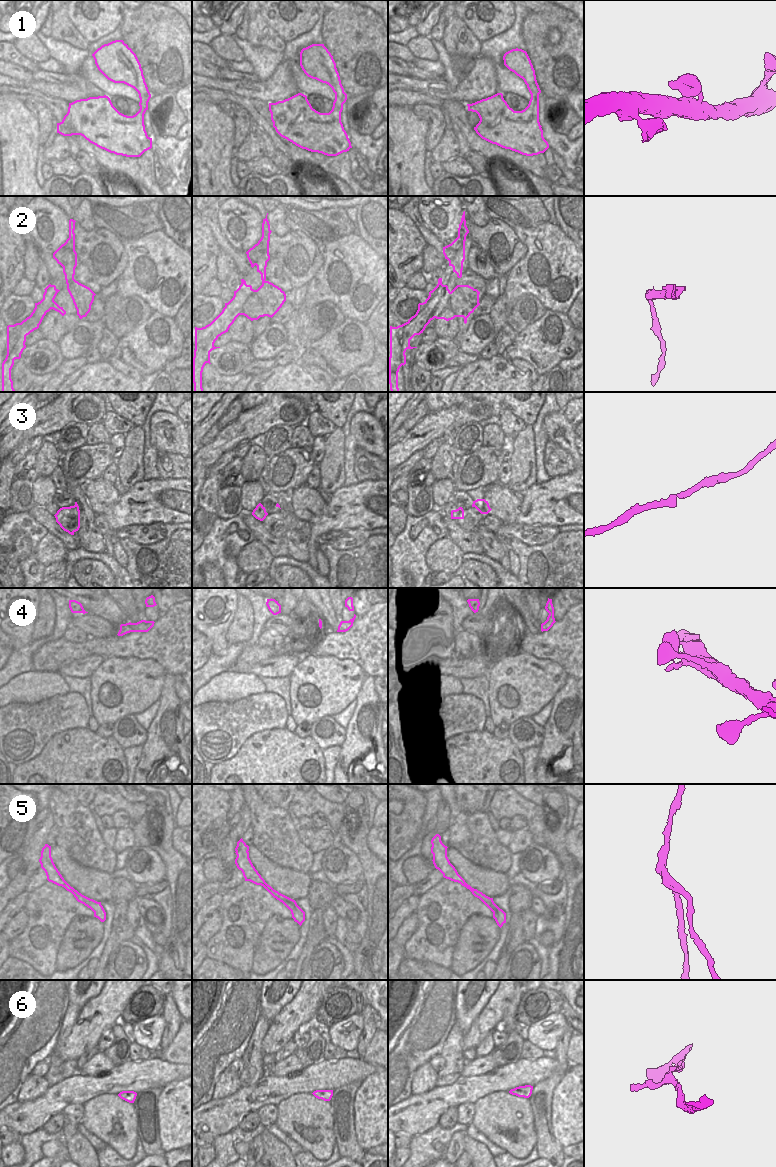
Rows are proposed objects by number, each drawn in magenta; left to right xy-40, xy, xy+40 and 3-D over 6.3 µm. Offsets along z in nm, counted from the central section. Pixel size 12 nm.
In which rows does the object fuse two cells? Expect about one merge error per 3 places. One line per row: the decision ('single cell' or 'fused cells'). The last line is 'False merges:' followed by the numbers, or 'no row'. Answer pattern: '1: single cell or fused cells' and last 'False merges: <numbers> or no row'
1: single cell
2: fused cells
3: single cell
4: single cell
5: fused cells
6: single cell
False merges: 2, 5

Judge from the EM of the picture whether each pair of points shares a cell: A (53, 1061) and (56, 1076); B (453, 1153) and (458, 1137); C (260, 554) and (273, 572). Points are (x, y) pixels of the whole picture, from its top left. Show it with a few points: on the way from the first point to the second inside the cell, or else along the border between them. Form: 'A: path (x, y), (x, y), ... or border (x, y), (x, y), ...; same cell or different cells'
A: path (54, 1065), (54, 1072); same cell
B: path (455, 1149), (457, 1141); same cell
C: border (272, 559), (266, 571); different cells

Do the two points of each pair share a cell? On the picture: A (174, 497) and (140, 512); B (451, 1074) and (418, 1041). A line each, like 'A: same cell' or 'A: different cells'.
A: same cell
B: different cells

